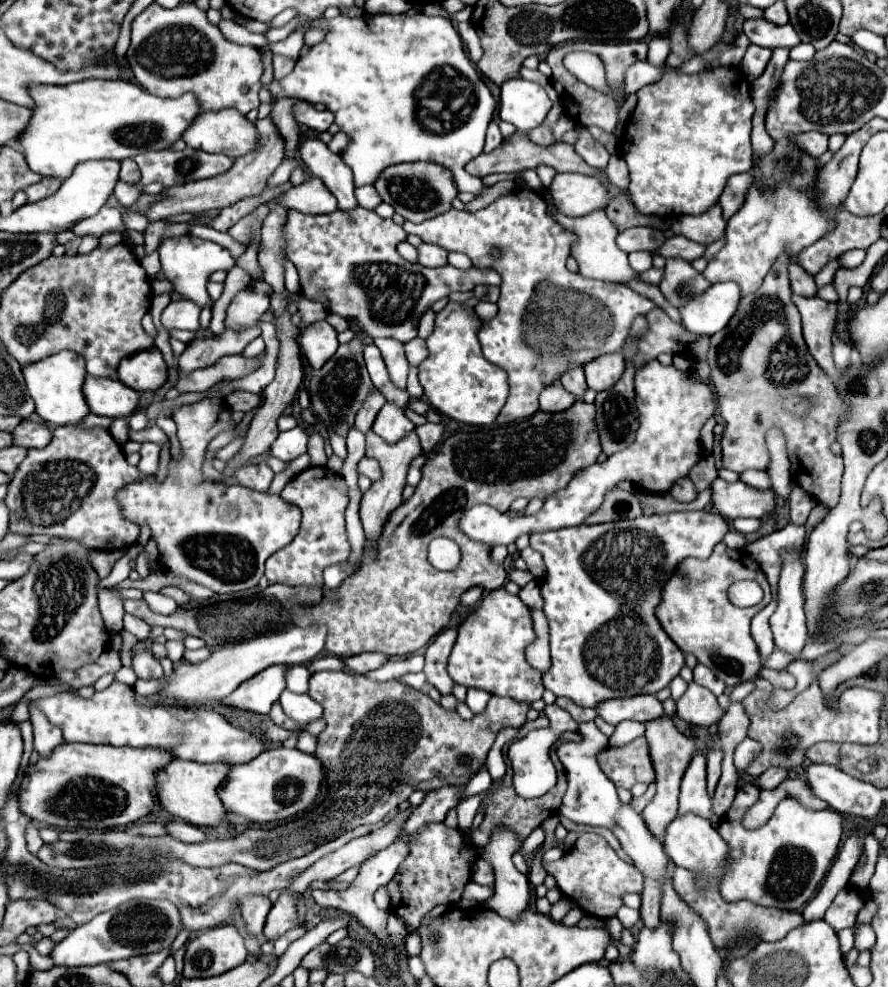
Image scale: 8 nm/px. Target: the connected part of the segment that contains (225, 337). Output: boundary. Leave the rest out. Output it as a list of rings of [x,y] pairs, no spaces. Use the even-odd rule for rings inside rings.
[[[260,324],[256,327],[235,332],[226,329],[222,335],[216,335],[212,339],[200,339],[196,343],[188,343],[184,353],[178,357],[180,375],[188,375],[194,369],[214,365],[216,359],[232,353],[242,353],[244,347],[261,335]]]

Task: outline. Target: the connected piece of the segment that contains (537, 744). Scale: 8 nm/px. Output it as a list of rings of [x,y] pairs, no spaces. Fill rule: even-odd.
[[[546,705],[544,715],[550,721],[548,729],[534,729],[534,731],[530,731],[526,737],[516,739],[510,745],[510,749],[508,749],[508,757],[510,757],[512,771],[514,771],[514,775],[512,775],[514,789],[524,799],[542,797],[544,793],[548,793],[556,785],[556,769],[554,769],[554,763],[548,757],[548,749],[554,745],[554,741],[558,739],[560,733],[564,733],[564,731],[578,731],[578,723],[566,711],[562,711],[558,705]]]

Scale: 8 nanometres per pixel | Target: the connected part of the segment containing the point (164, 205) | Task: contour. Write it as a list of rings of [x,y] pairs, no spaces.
[[[268,119],[256,121],[258,127],[258,147],[252,153],[246,153],[242,157],[238,157],[232,165],[232,169],[224,175],[212,177],[212,179],[204,179],[204,181],[192,181],[192,183],[184,183],[184,185],[176,185],[170,187],[166,191],[162,191],[162,199],[150,203],[150,207],[146,209],[146,219],[150,223],[154,221],[164,221],[172,215],[180,215],[180,213],[204,213],[210,209],[218,209],[218,207],[228,207],[232,203],[236,203],[238,199],[250,197],[250,195],[260,195],[266,179],[272,175],[272,171],[280,165],[282,157],[280,157],[280,139],[276,139],[276,131],[272,131],[272,123],[268,123]]]

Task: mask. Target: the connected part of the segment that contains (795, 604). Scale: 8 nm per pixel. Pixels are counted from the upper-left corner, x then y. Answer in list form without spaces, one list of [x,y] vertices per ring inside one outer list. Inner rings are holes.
[[[782,553],[784,565],[782,565],[782,573],[780,573],[780,581],[778,581],[778,607],[774,611],[774,615],[770,617],[770,627],[774,633],[774,645],[776,649],[794,655],[798,661],[804,661],[800,657],[804,645],[806,645],[806,617],[804,617],[804,597],[802,597],[802,577],[804,577],[804,563],[802,557],[798,553]]]

